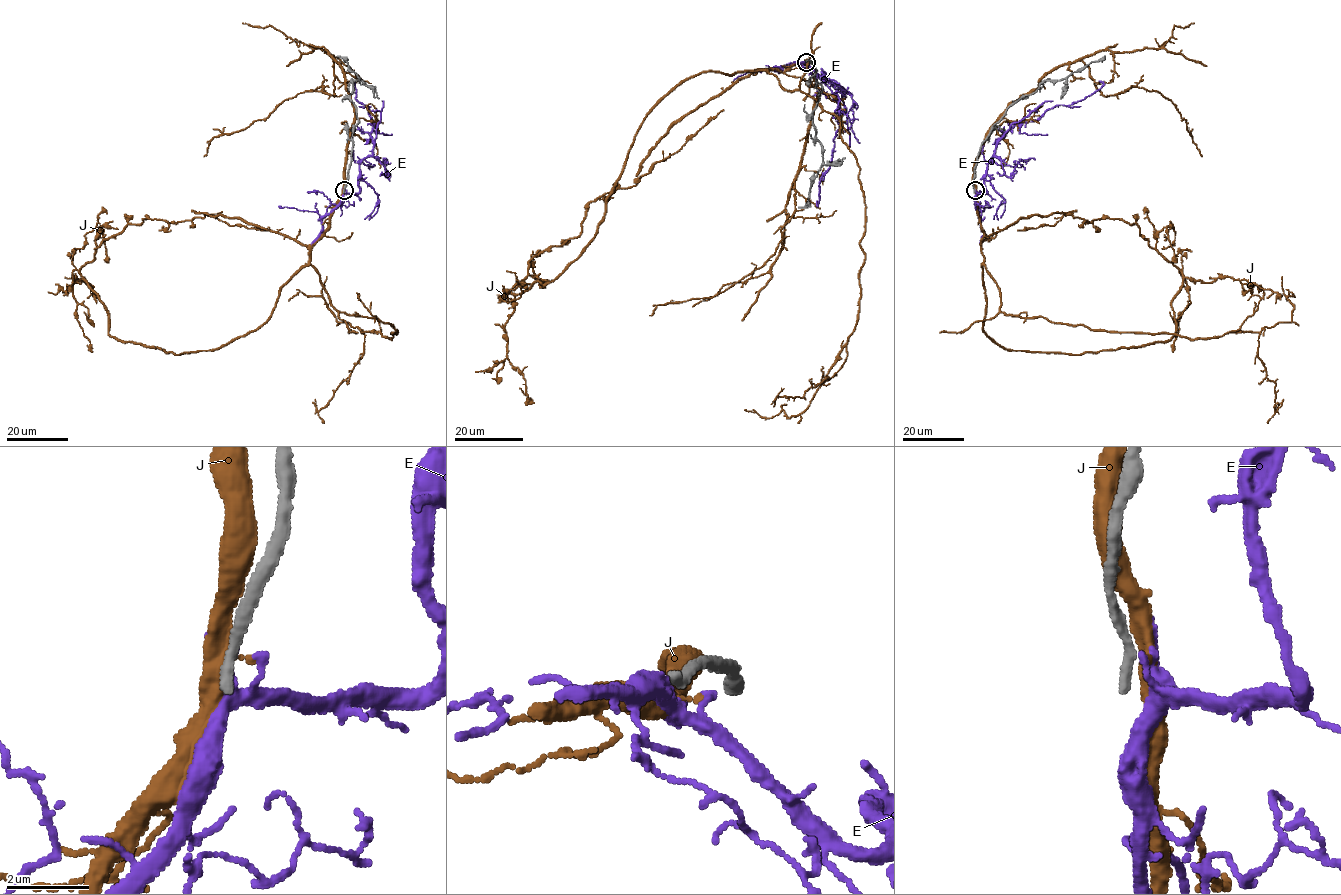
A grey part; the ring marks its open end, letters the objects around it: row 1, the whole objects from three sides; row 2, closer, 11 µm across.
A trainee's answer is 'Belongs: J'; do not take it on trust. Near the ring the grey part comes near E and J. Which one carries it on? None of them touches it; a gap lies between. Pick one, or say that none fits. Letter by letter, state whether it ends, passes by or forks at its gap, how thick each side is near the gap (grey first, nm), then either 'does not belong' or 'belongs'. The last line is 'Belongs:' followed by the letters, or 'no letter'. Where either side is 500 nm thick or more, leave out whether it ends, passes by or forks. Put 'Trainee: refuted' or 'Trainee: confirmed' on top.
Trainee: refuted
E: it forks | 340/240 nm | does not belong
J: it passes by | 340/400 nm | does not belong
Belongs: no letter

